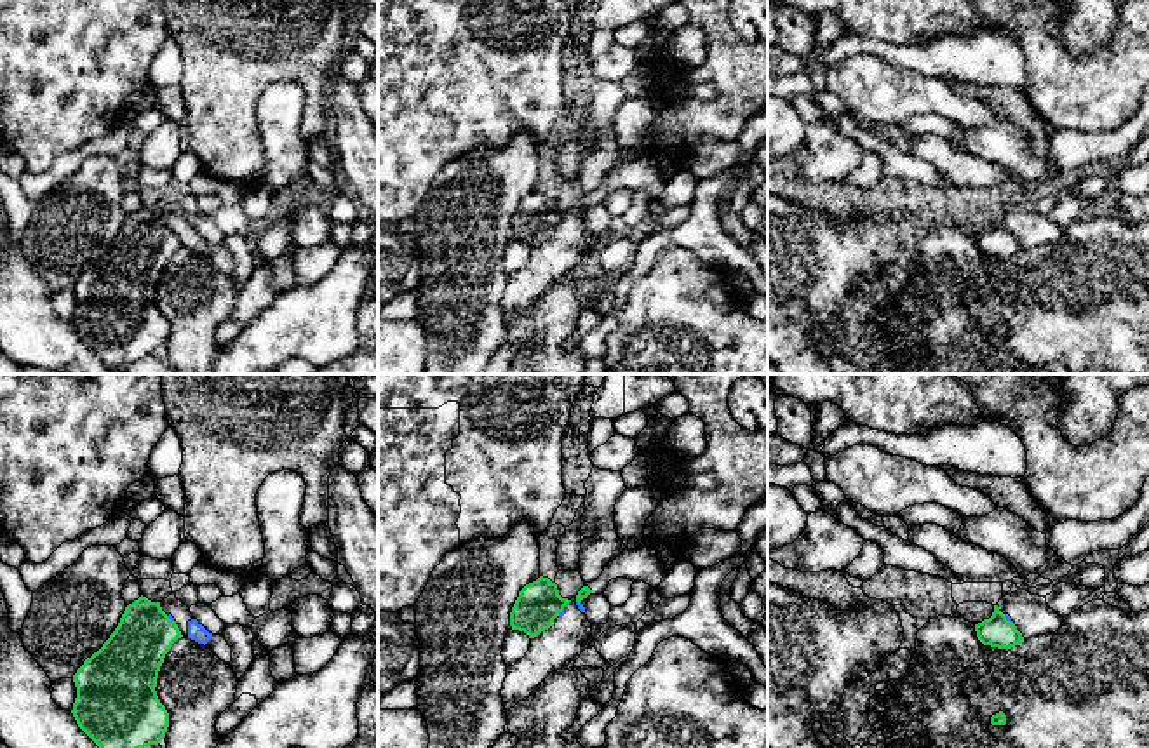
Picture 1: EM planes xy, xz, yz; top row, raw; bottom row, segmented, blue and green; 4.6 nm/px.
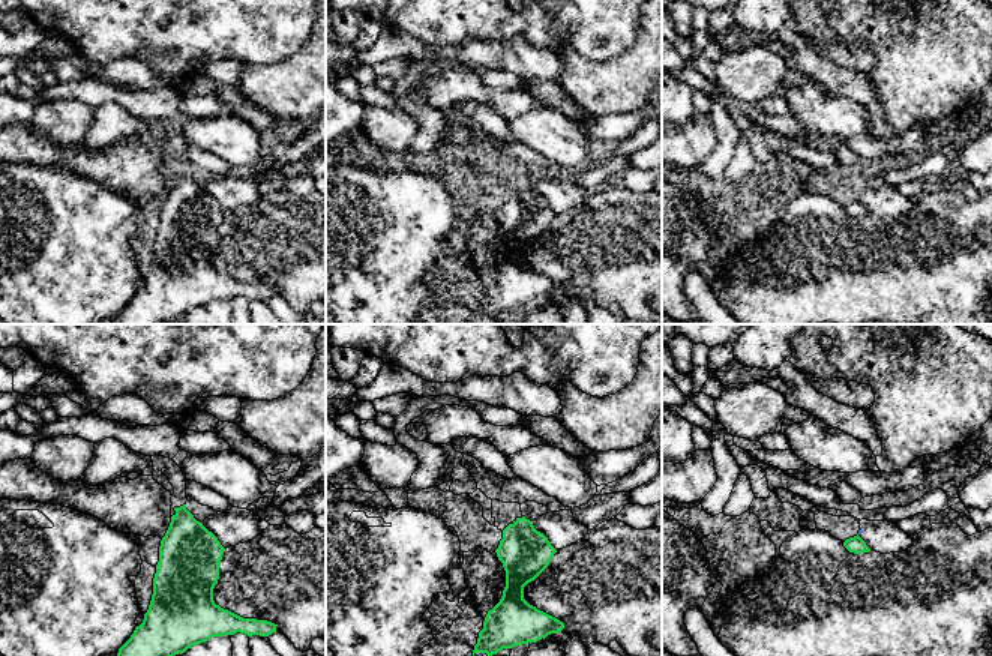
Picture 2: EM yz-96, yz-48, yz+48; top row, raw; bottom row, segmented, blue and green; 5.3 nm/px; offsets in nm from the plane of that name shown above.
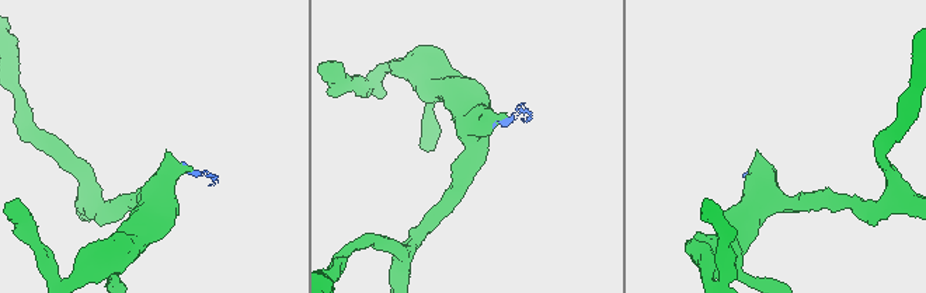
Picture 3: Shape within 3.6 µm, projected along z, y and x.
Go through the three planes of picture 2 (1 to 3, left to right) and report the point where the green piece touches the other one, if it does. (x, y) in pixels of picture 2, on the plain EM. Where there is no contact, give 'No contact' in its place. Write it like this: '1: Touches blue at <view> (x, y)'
1: No contact
2: No contact
3: No contact

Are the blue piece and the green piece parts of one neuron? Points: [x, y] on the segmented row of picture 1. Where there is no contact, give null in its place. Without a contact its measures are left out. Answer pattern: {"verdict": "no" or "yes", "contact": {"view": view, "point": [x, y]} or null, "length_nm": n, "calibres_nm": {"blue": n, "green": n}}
{"verdict": "no", "contact": {"view": "yz", "point": [1008, 620]}, "length_nm": 80, "calibres_nm": {"blue": 20, "green": 140}}

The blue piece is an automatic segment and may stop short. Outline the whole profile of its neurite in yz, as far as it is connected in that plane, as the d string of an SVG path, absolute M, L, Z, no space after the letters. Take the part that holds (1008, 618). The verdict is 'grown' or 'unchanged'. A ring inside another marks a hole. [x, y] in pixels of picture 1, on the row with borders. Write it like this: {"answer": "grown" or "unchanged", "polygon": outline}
{"answer": "grown", "polygon": "M1017 590L998 602L999 611L1013 621L1024 640L1060 630L1064 618L1048 607L1046 598Z"}

